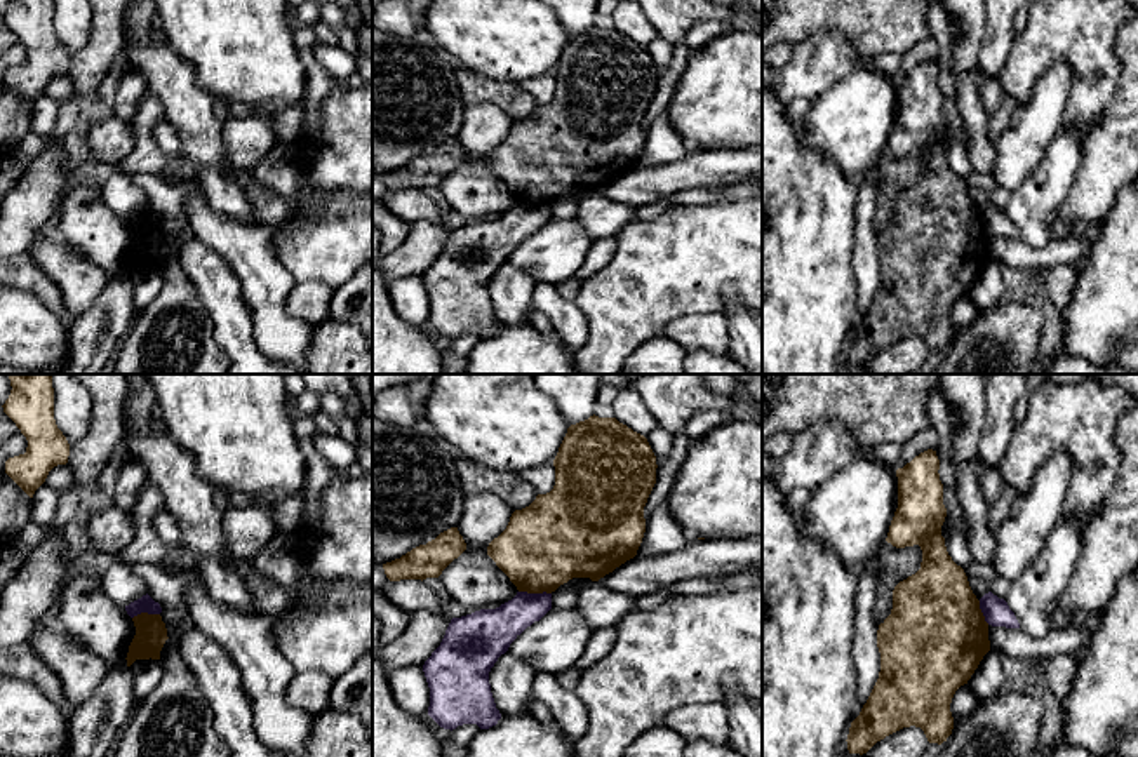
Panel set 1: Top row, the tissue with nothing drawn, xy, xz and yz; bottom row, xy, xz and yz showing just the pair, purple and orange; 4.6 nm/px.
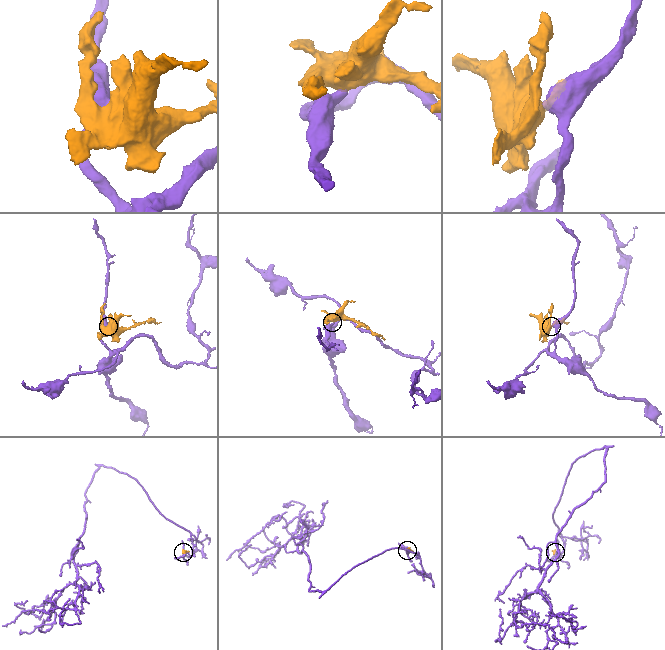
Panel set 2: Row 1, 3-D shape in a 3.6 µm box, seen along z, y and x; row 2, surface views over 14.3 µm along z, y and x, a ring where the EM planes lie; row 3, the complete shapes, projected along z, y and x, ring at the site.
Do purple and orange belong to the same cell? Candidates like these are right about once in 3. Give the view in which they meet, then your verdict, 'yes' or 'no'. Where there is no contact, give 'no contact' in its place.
meets purple in xz; no

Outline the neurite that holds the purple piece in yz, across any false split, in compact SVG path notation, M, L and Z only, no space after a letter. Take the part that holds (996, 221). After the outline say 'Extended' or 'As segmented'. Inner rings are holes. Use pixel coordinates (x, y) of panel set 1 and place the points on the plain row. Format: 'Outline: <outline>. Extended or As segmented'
Outline: M992 202L980 209L980 219L985 226L985 231L992 237L1020 238L1020 233L1007 212Z. As segmented

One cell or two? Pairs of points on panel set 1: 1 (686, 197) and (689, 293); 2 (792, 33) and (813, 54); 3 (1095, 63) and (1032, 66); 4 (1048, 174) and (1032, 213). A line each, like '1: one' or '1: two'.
1: two
2: two
3: one
4: one

